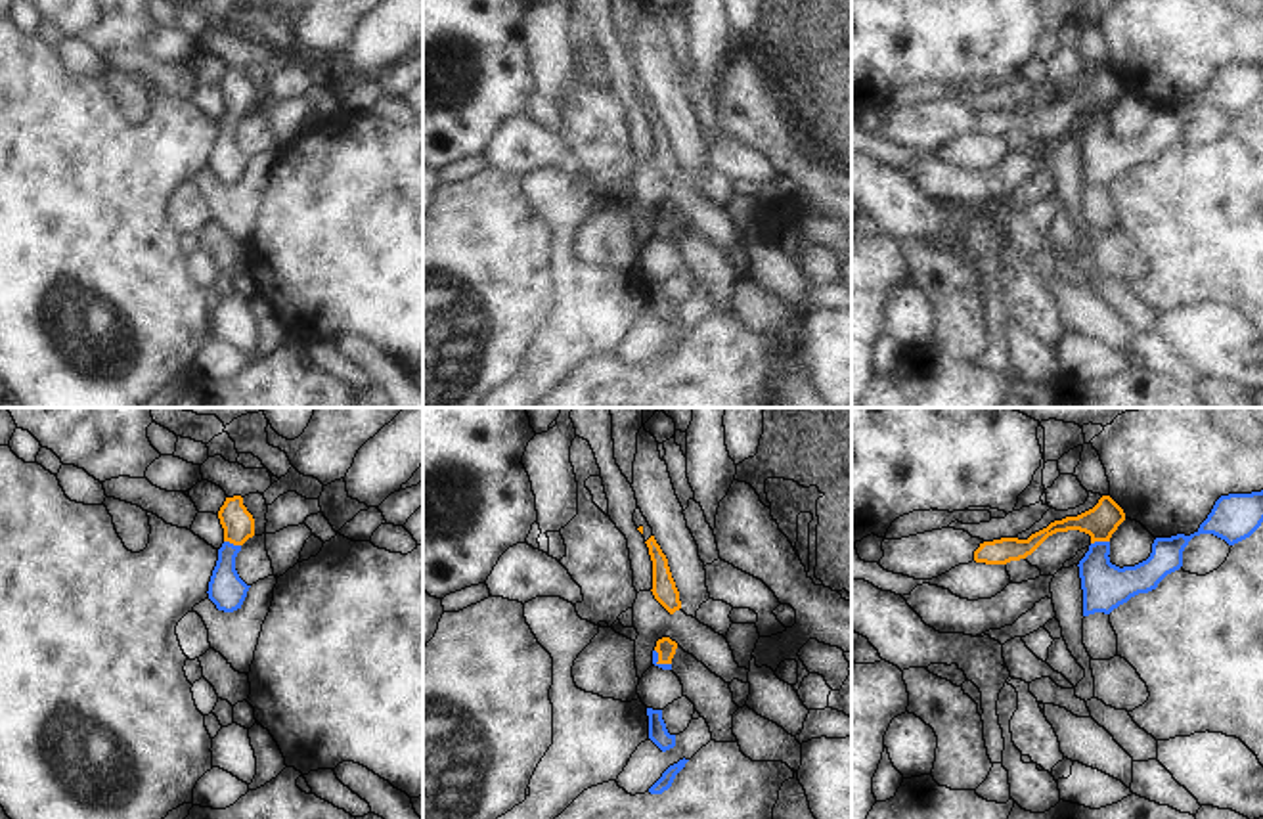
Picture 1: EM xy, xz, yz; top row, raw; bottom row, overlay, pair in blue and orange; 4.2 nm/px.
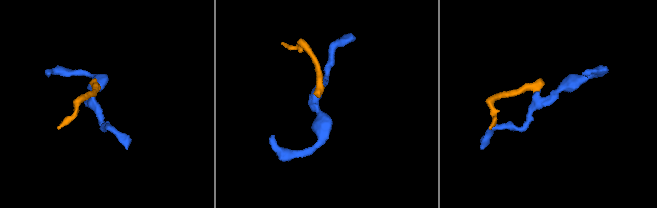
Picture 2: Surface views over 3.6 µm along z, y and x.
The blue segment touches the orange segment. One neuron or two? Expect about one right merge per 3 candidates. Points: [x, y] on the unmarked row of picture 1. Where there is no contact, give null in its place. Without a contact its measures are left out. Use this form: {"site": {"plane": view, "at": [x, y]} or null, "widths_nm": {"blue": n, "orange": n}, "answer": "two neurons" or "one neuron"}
{"site": {"plane": "yz", "at": [1099, 113]}, "widths_nm": {"blue": 190, "orange": 140}, "answer": "one neuron"}

